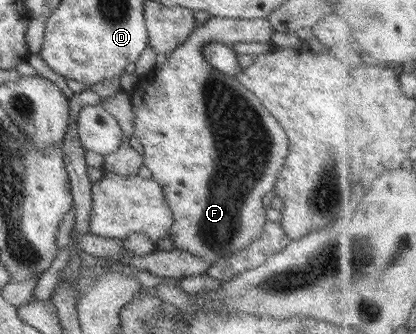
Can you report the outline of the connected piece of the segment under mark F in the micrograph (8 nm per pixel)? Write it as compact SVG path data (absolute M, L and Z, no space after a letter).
M211 16L202 26L197 26L180 47L167 55L166 63L160 69L153 67L139 77L137 85L129 93L134 115L133 135L144 148L143 165L152 172L151 179L162 188L173 213L169 237L176 248L208 263L238 254L263 234L267 218L262 199L266 193L275 190L278 171L284 165L284 155L288 153L288 137L260 100L237 77L218 71L204 59L201 47L210 42L231 46L250 42L266 46L271 44L274 31L273 25L264 18Z

